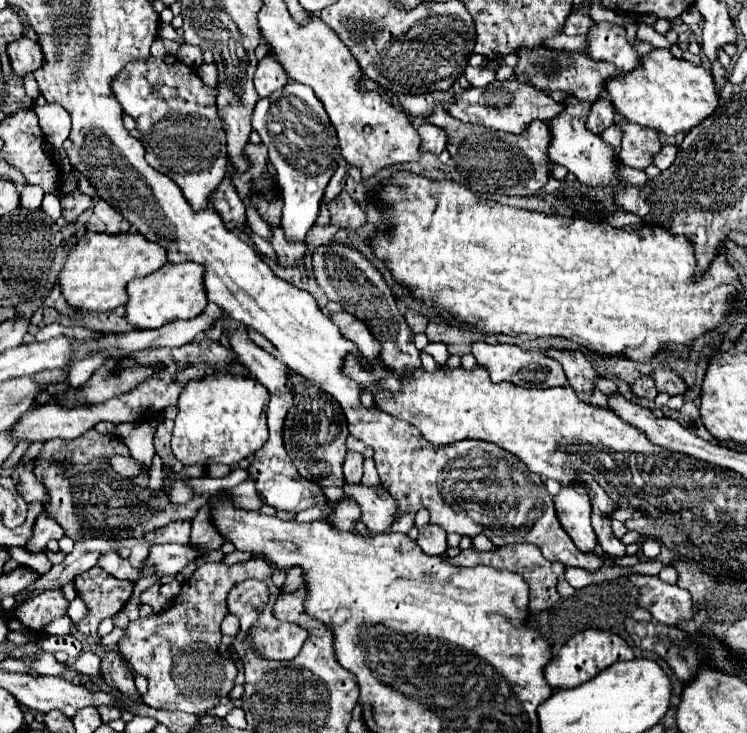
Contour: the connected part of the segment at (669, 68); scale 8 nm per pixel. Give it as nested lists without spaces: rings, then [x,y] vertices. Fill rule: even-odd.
[[[654,49],[642,57],[644,67],[632,73],[614,77],[606,83],[606,91],[616,111],[632,123],[656,129],[668,137],[688,133],[702,119],[710,117],[718,107],[718,91],[708,69],[676,59],[668,49]]]

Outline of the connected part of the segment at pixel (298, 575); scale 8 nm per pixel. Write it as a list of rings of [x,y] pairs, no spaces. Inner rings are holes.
[[[292,569],[292,571],[288,571],[288,575],[286,575],[286,583],[284,583],[282,591],[284,591],[284,593],[292,593],[292,591],[302,589],[302,587],[304,587],[302,571],[300,571],[300,569]]]

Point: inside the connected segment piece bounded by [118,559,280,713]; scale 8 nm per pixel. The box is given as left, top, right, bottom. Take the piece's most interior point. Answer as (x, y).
(177, 651)

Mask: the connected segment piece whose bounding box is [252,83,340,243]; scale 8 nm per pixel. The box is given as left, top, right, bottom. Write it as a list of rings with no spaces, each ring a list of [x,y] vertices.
[[[288,83],[276,91],[276,97],[266,97],[256,103],[252,125],[268,147],[268,157],[278,171],[278,187],[284,201],[282,229],[288,241],[302,243],[314,225],[324,189],[340,161],[340,145],[336,131],[324,111],[324,105],[308,85]]]

